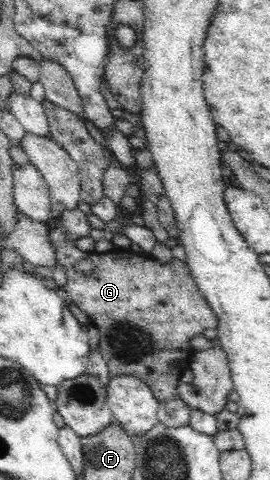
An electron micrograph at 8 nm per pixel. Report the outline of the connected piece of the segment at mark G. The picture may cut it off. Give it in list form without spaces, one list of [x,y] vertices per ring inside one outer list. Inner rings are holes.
[[[52,223],[49,229],[48,239],[54,248],[57,264],[66,272],[66,283],[62,289],[99,329],[99,350],[108,363],[111,377],[132,376],[142,381],[152,390],[160,404],[170,399],[181,399],[178,379],[184,371],[191,368],[195,352],[192,347],[193,341],[205,329],[216,327],[216,316],[198,292],[192,276],[188,273],[186,262],[174,259],[168,265],[162,265],[150,256],[141,255],[130,248],[114,247],[108,252],[82,252],[64,228]],[[84,259],[90,259],[94,263],[94,269],[90,273],[82,273],[76,267],[78,261]]]

